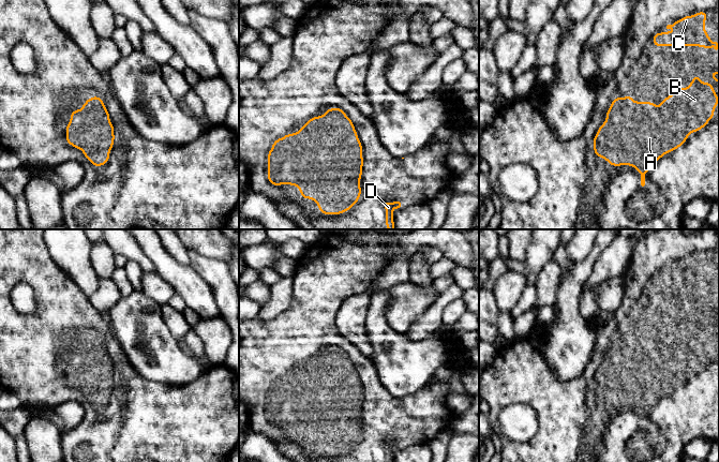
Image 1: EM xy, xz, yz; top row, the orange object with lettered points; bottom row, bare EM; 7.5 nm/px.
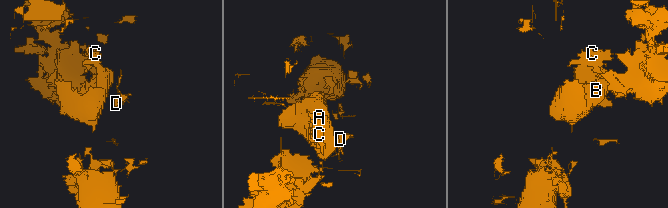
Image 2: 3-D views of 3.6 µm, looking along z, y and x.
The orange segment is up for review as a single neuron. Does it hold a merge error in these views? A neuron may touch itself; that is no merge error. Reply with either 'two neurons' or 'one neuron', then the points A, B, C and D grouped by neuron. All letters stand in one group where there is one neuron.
one neuron; A B C D

